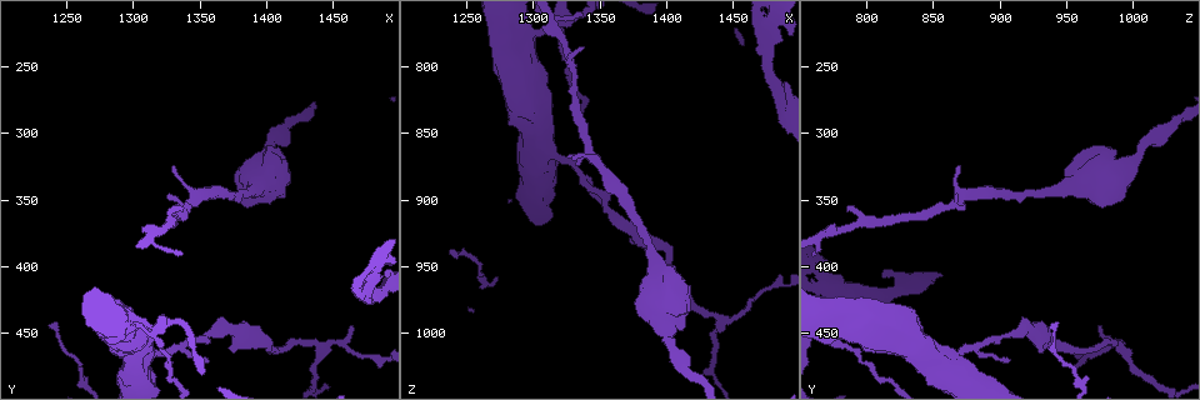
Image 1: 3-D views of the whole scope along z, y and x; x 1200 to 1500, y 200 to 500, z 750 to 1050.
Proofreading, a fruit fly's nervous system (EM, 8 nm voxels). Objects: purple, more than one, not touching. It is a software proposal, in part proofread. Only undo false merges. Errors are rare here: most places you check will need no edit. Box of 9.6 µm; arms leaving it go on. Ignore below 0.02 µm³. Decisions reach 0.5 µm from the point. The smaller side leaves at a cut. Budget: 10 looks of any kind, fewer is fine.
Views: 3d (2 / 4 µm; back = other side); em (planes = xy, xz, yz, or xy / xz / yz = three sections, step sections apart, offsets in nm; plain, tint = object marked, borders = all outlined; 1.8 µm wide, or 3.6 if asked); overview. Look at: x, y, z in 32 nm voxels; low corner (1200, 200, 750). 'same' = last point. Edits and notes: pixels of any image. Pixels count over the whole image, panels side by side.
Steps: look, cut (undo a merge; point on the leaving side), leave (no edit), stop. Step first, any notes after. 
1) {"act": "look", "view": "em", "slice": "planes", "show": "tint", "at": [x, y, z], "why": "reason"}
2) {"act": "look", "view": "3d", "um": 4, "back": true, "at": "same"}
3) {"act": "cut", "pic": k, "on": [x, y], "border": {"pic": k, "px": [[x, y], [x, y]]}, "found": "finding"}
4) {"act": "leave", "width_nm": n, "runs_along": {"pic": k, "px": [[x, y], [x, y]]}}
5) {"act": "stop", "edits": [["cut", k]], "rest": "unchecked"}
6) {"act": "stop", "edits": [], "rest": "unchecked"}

{"act": "look", "view": "em", "um": 3.6, "slice": "xy", "step": 8, "show": "tint", "at": [1392, 342, 946], "why": "calibre changes"}

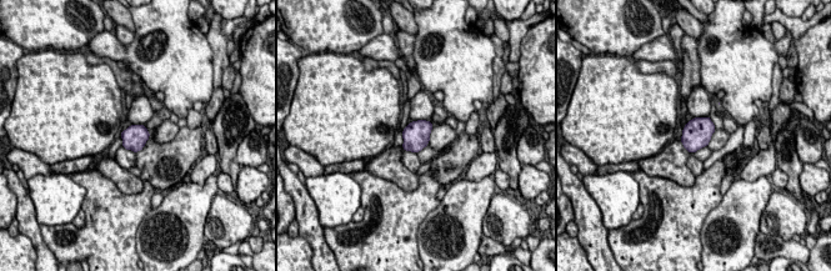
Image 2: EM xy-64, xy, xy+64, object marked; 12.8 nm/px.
{"act": "leave", "found": "all the same neuron"}

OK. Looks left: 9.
{"act": "look", "view": "em", "um": 3.6, "slice": "yz", "step": 8, "show": "borders", "at": [1400, 316, 1004], "why": "a narrow waist"}

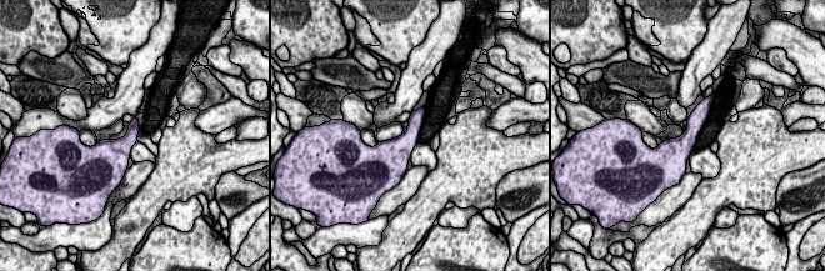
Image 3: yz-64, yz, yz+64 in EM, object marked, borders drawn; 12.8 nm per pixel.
{"act": "look", "view": "em", "um": 3.6, "slice": "planes", "show": "borders", "at": "same", "why": "another direction"}

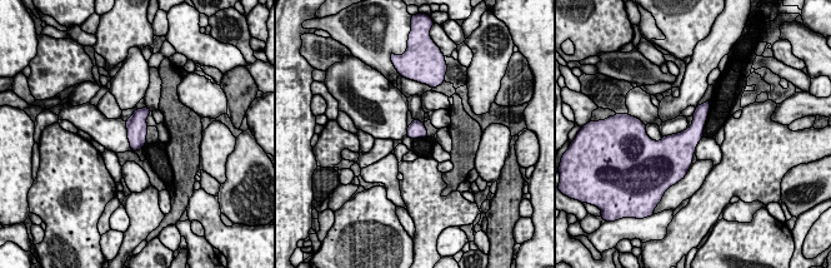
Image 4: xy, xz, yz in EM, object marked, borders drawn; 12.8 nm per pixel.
{"act": "leave", "found": "continuous, no second neuron"}

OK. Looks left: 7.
{"act": "look", "view": "3d", "um": 4, "at": [1440, 462, 992], "why": "three-way junction"}

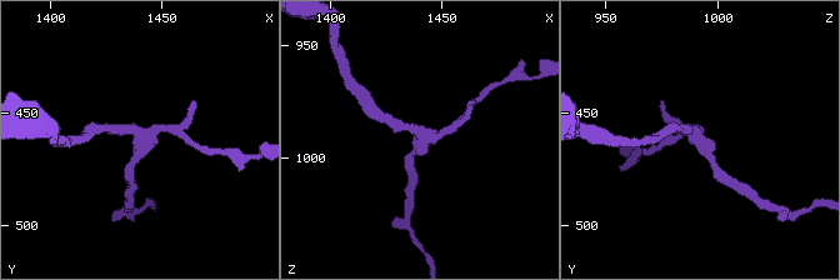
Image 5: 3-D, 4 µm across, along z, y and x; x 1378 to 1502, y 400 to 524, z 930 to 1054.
{"act": "look", "view": "em", "slice": "planes", "show": "borders", "at": [1441, 460, 990], "arms": 3}

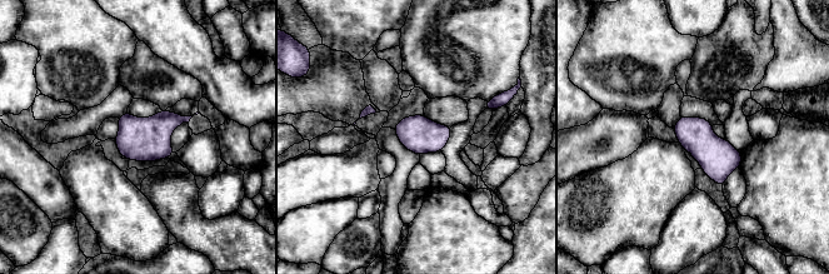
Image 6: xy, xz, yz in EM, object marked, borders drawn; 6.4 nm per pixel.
{"act": "leave", "found": "all the same neuron"}

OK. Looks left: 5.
{"act": "look", "view": "3d", "um": 2, "at": [1470, 416, 768], "why": "three-way junction"}

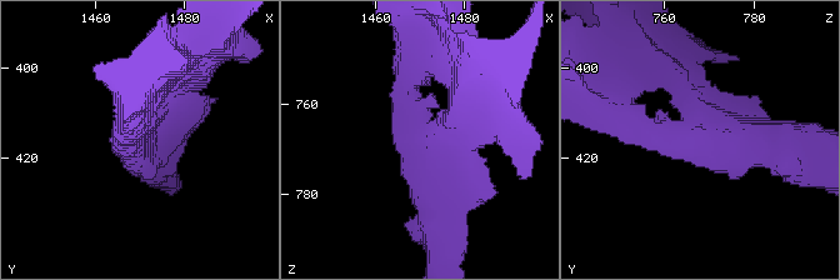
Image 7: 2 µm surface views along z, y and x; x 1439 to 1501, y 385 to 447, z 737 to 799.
{"act": "look", "view": "em", "slice": "planes", "show": "borders", "at": [1469, 415, 768]}

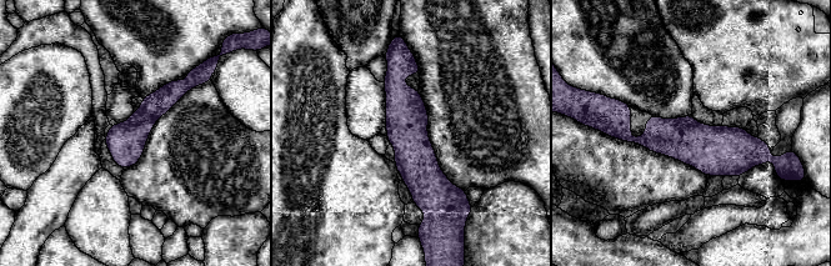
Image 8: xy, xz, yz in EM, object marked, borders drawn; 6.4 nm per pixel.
{"act": "leave", "runs_along": {"pic": 8, "px": [[405, 60], [398, 94], [425, 209]]}, "found": "one neuron here"}

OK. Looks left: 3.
{"act": "stop", "edits": [], "rest": "unchecked"}

